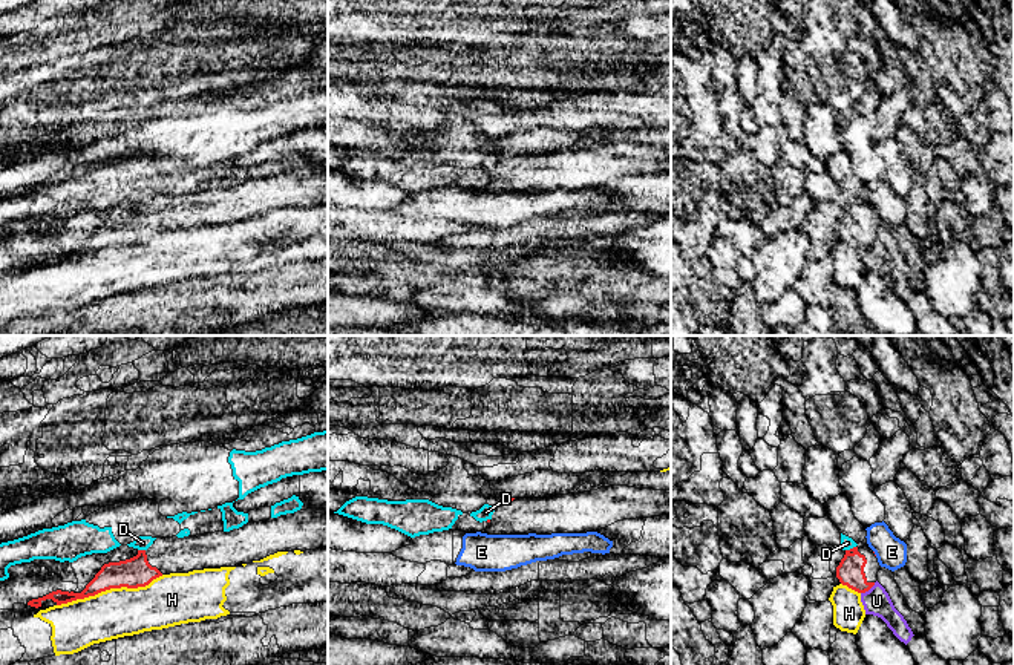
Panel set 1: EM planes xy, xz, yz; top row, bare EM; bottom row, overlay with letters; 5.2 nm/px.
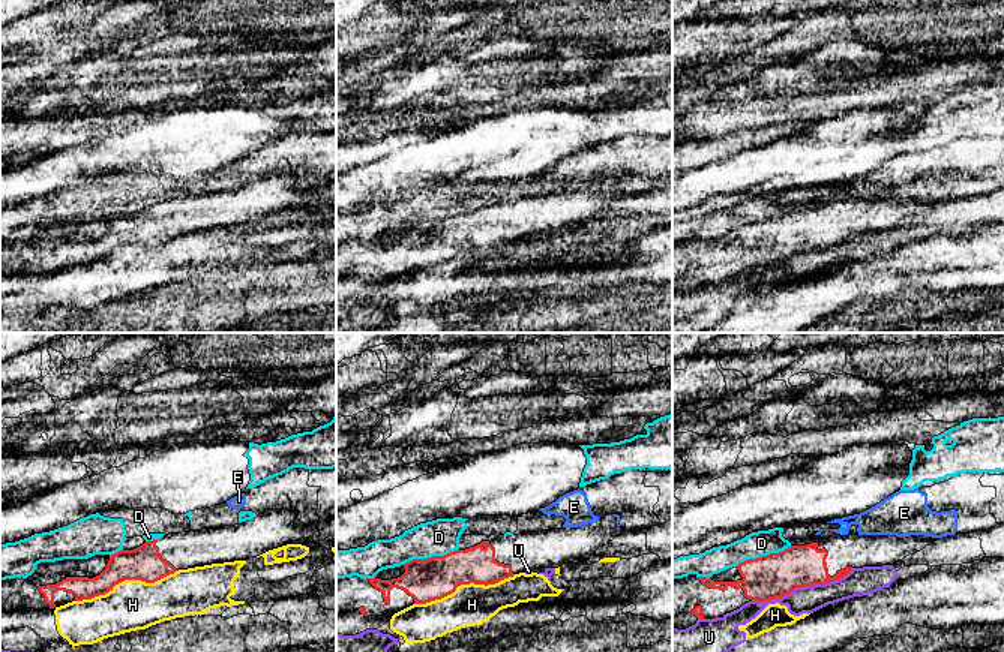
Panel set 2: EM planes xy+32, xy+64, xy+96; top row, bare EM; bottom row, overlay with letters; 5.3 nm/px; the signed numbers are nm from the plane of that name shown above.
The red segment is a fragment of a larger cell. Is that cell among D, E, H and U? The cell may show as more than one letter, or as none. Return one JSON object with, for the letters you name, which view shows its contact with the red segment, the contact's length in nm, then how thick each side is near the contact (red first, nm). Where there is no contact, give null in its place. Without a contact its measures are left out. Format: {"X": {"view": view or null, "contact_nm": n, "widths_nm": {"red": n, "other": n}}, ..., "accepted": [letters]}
{"accepted": []}

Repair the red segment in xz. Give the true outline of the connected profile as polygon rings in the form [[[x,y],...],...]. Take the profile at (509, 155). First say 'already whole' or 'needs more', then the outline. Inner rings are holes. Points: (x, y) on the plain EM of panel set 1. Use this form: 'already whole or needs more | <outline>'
needs more | [[[610,142],[550,155],[509,155],[495,164],[486,190],[587,190],[623,176],[663,172],[671,172],[671,147]]]

